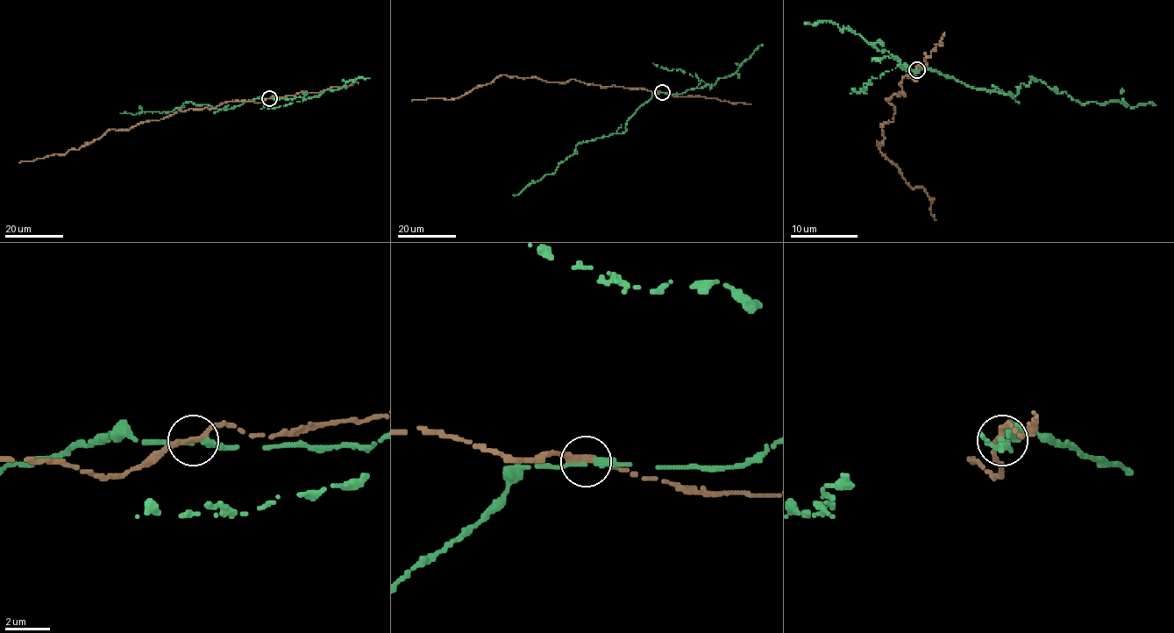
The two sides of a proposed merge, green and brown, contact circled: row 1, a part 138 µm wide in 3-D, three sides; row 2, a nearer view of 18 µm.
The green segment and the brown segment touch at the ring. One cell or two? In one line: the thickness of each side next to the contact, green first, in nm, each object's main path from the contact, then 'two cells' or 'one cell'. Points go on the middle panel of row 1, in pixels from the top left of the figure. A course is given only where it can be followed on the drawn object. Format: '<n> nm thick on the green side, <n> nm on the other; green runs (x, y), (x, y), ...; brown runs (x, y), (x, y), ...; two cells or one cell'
240 nm thick on the green side, 280 nm on the other; green runs (662, 93), (654, 94), (638, 107), (622, 133), (578, 143), (553, 173), (546, 174), (513, 195); brown runs (662, 93), (612, 85), (602, 88), (571, 79), (564, 83), (501, 75), (457, 98), (411, 101); two cells

